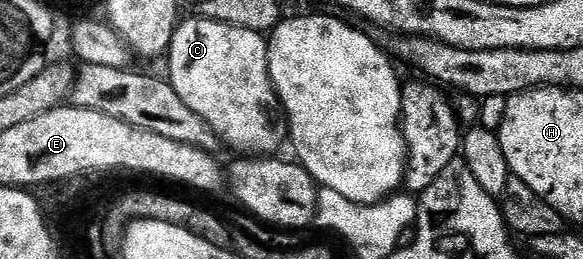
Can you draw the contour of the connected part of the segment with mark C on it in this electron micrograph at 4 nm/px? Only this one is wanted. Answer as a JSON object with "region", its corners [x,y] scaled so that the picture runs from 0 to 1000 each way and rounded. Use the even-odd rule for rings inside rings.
{"region":[[[338,66],[307,85],[298,116],[292,162],[288,224],[292,224],[292,290],[288,317],[292,340],[305,363],[309,390],[329,421],[353,475],[358,459],[374,459],[374,490],[388,506],[388,533],[381,552],[389,571],[413,591],[422,606],[449,606],[456,583],[470,583],[475,568],[492,564],[494,463],[484,421],[484,394],[470,347],[470,320],[463,305],[463,201],[455,147],[441,120],[405,112],[389,89],[364,81],[352,66]],[[415,475],[429,475],[422,506],[415,506]]]}

